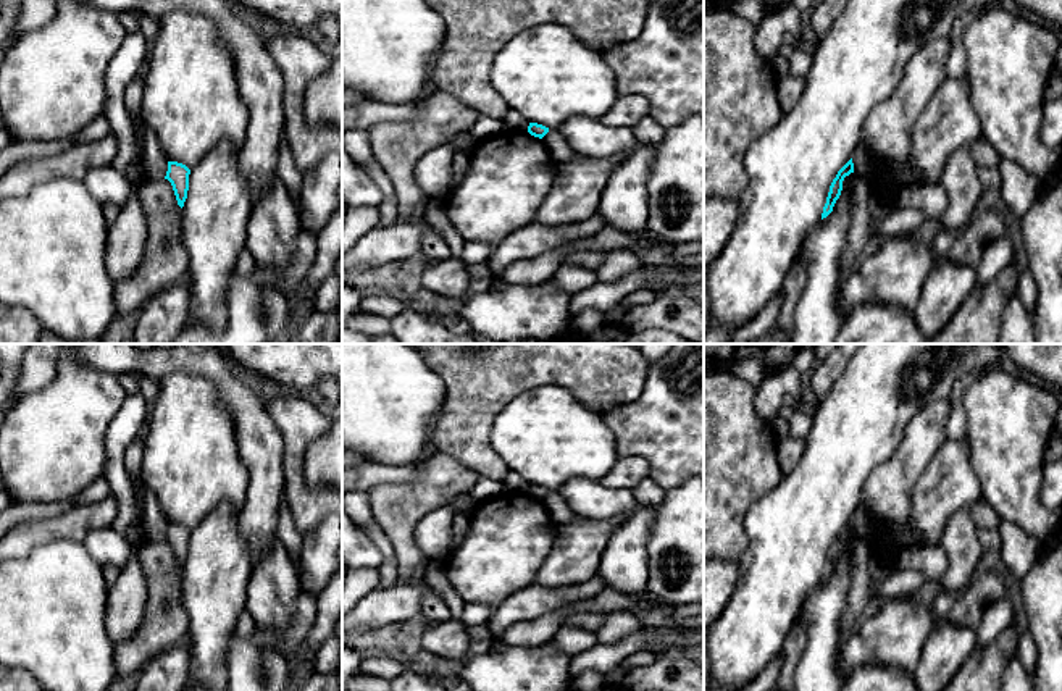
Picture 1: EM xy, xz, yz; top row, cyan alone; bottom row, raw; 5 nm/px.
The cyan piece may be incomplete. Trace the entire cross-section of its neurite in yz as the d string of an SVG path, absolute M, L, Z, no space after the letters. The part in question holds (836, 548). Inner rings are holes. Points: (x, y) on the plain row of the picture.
M852 520L838 533L836 539L833 541L833 544L830 547L828 559L826 559L826 565L823 568L822 581L826 580L833 573L833 568L834 568L836 562L839 560L841 552L842 552L842 542L851 534L854 534Z

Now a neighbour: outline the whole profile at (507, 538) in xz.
M507 491L476 505L462 541L442 560L445 575L466 602L483 602L491 614L505 597L534 584L536 572L552 551L557 523L542 500Z

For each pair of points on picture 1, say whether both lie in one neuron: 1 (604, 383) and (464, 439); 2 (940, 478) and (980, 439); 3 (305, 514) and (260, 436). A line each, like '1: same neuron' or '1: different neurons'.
1: same neuron
2: different neurons
3: different neurons

